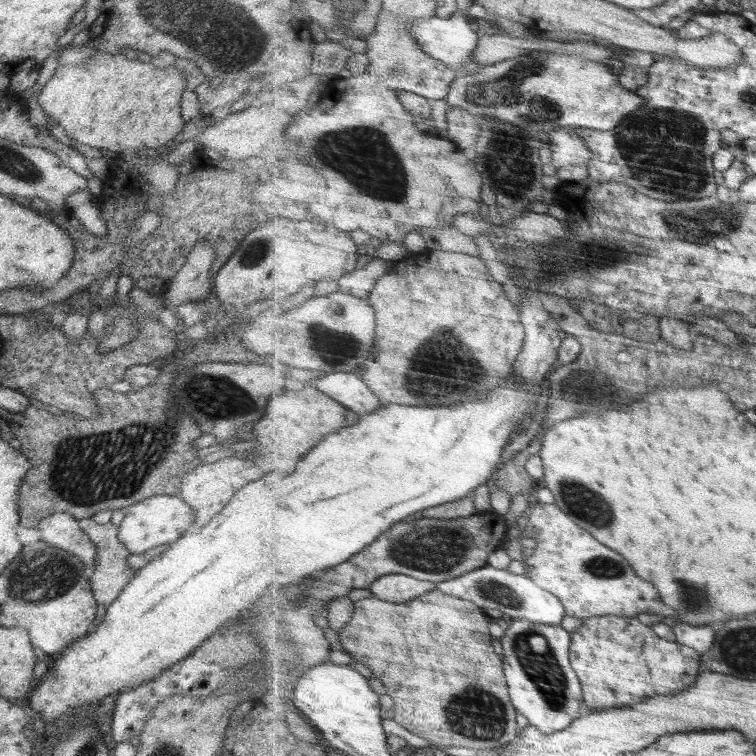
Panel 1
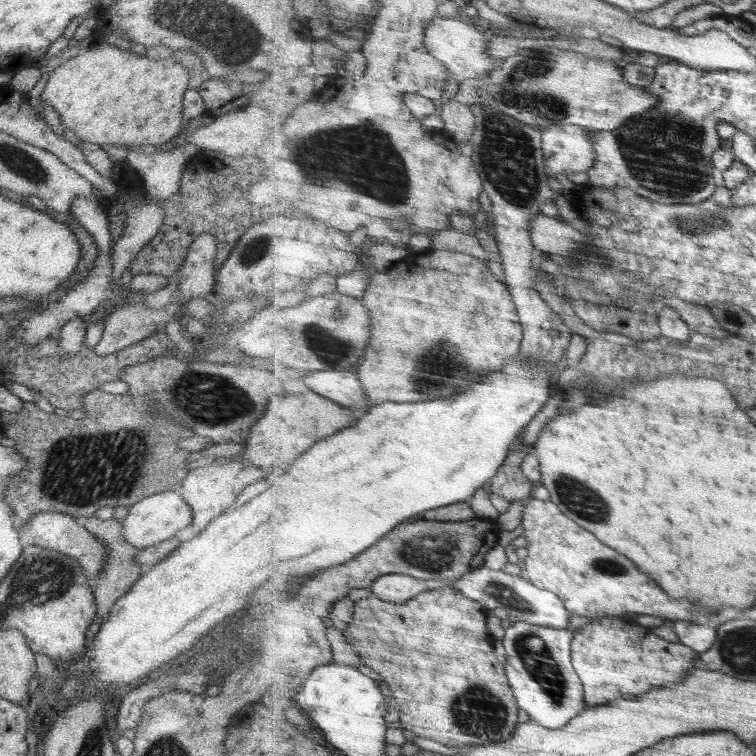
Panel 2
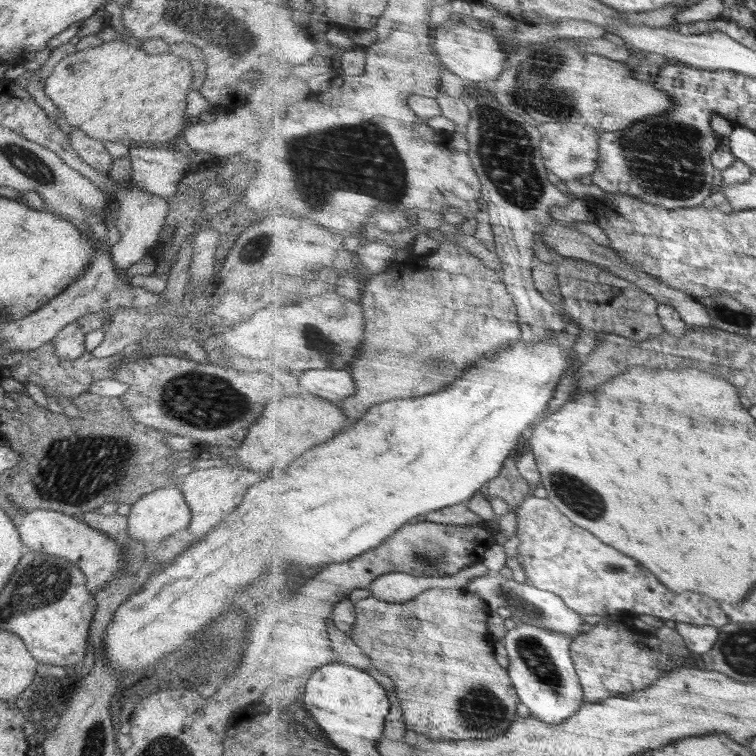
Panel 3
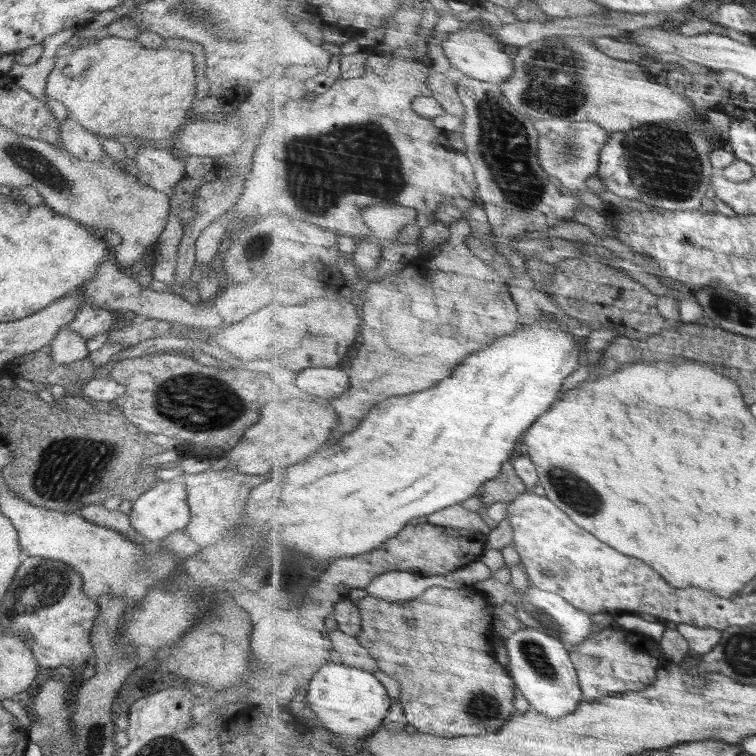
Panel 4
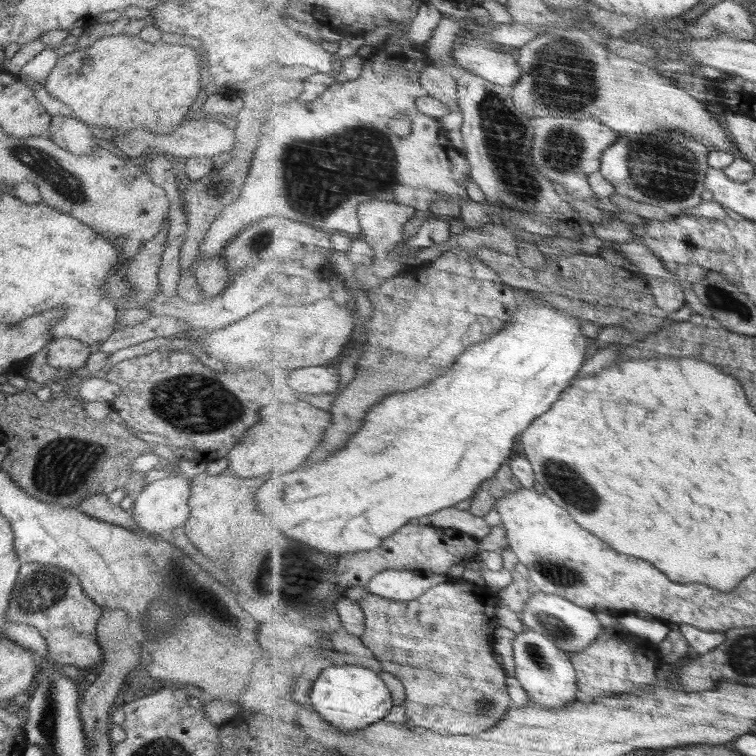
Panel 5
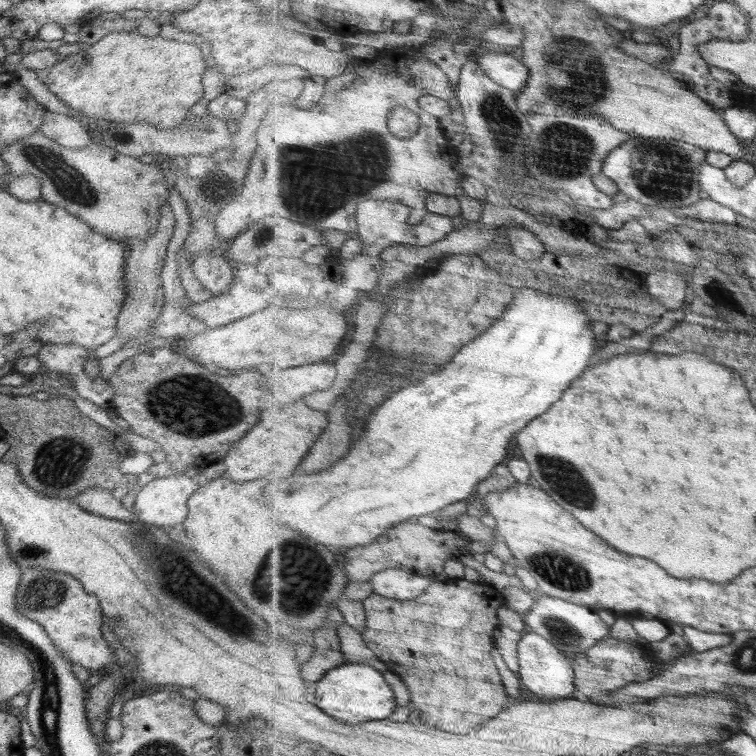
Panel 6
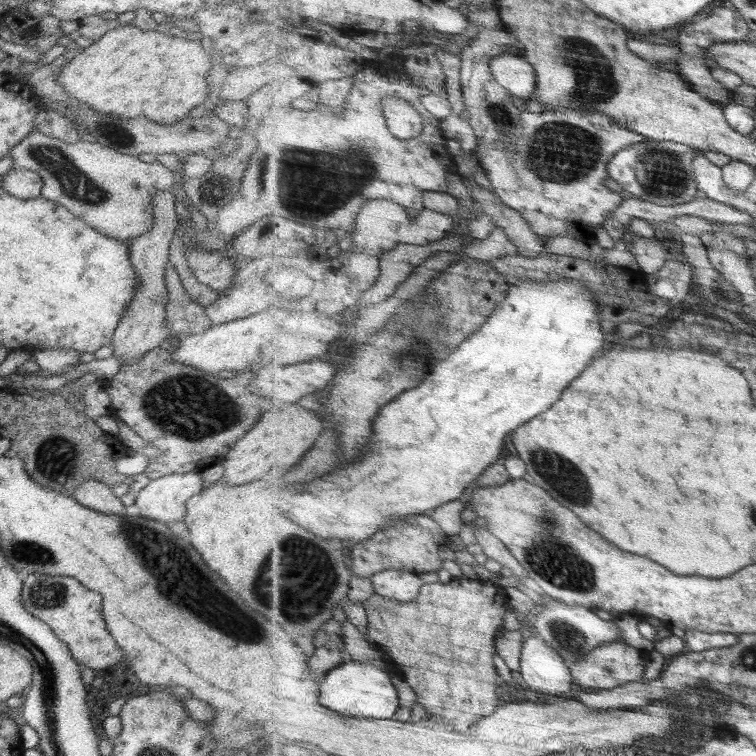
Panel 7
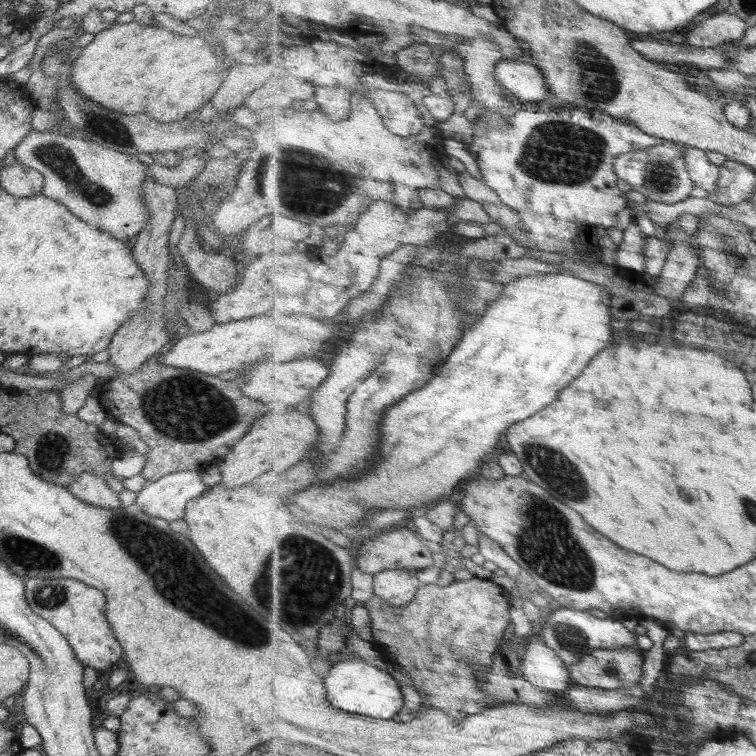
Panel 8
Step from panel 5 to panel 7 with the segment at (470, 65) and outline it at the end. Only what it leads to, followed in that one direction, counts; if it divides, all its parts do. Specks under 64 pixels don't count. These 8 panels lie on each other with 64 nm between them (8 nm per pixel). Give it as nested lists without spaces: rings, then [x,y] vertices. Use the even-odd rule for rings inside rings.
[[[507,53],[492,60],[490,67],[496,75],[496,80],[517,97],[526,101],[526,98],[532,98],[536,94],[536,67],[524,56]]]

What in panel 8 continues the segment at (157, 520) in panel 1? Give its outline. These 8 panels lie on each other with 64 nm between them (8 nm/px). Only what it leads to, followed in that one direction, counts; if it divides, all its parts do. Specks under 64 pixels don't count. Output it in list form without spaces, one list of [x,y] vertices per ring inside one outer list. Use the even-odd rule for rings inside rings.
[[[196,469],[173,472],[147,482],[135,503],[140,511],[171,523],[184,518],[188,500],[202,496],[207,488]]]

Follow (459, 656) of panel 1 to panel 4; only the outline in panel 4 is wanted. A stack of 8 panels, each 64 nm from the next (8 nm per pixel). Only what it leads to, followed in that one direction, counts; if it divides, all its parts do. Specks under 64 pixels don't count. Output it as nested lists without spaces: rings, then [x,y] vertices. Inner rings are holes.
[[[475,585],[459,589],[432,587],[418,599],[404,603],[368,594],[358,601],[358,606],[362,612],[364,629],[363,634],[356,638],[374,658],[378,658],[383,672],[388,672],[395,680],[402,682],[404,692],[400,702],[405,708],[409,724],[418,731],[436,733],[447,738],[478,736],[500,732],[500,728],[514,718],[517,712],[514,688],[517,686],[510,671],[496,660],[490,644],[496,640],[492,638],[494,614],[488,614],[492,604],[478,594]]]

